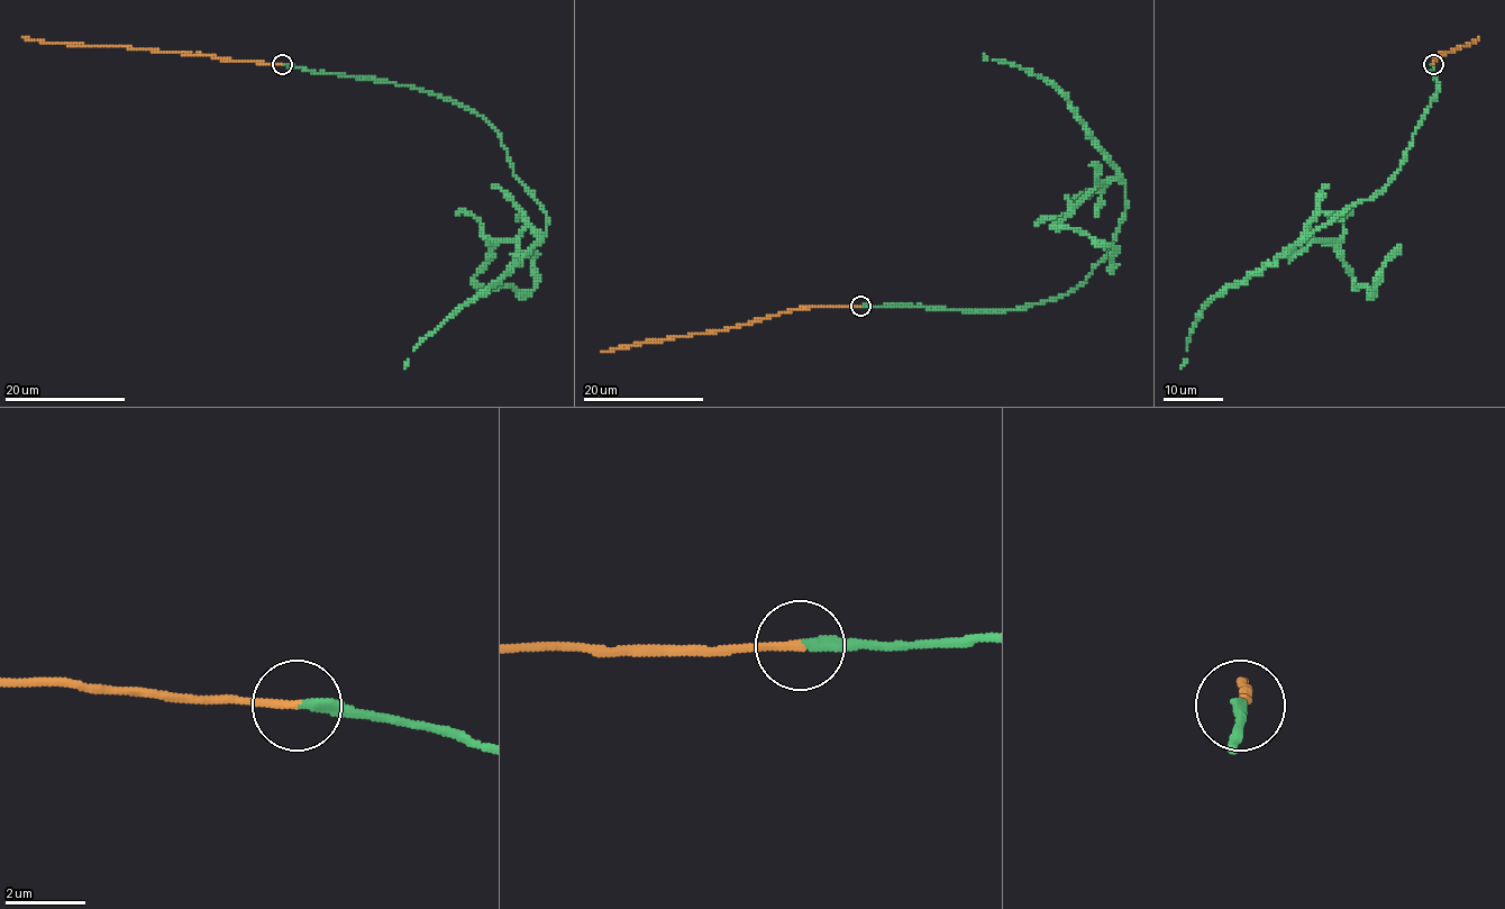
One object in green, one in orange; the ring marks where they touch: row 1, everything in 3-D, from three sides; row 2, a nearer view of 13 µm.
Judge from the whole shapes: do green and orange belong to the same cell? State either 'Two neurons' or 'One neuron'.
One neuron

